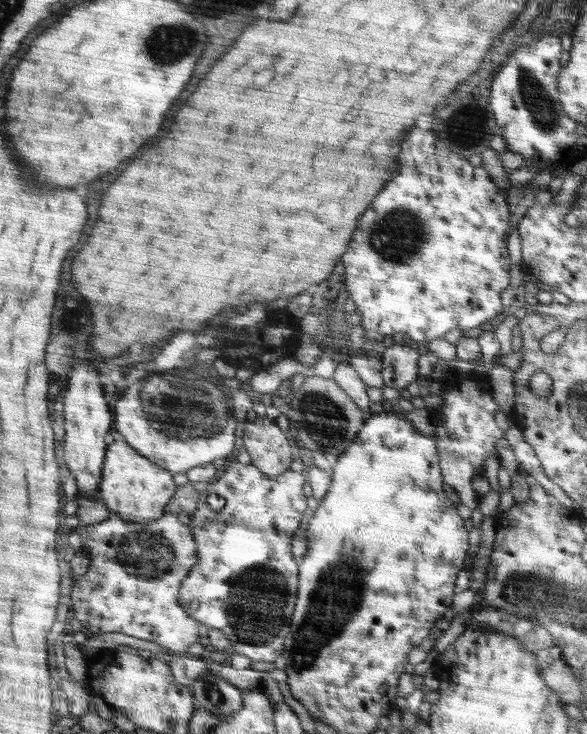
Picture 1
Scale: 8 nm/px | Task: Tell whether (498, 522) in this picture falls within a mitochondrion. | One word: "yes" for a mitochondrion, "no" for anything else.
no

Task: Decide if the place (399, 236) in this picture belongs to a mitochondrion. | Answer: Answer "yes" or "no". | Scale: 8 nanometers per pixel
yes

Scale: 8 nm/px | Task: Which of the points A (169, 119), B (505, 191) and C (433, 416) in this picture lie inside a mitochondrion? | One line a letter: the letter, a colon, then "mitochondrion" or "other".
A: other
B: other
C: other

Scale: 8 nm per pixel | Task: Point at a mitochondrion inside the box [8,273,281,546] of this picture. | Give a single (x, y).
(186, 407)

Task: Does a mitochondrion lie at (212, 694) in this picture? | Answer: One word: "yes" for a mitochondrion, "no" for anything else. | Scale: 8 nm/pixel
yes

